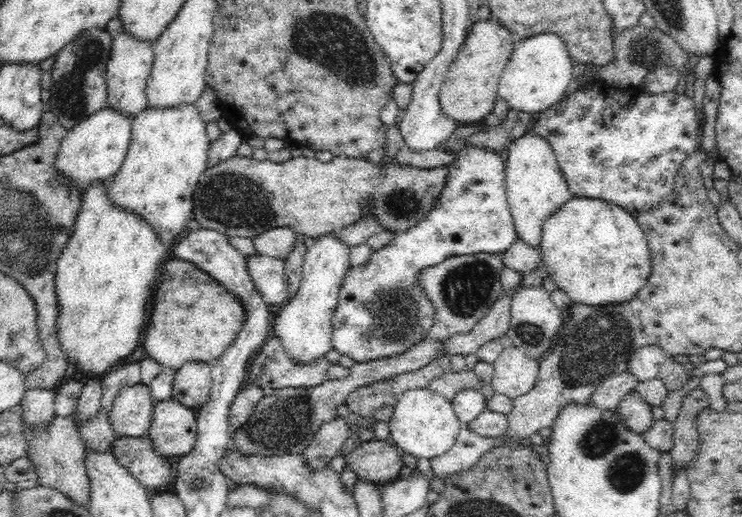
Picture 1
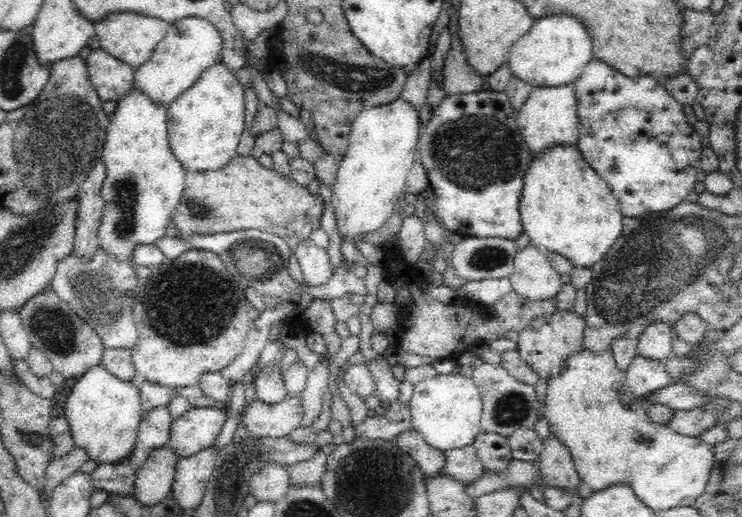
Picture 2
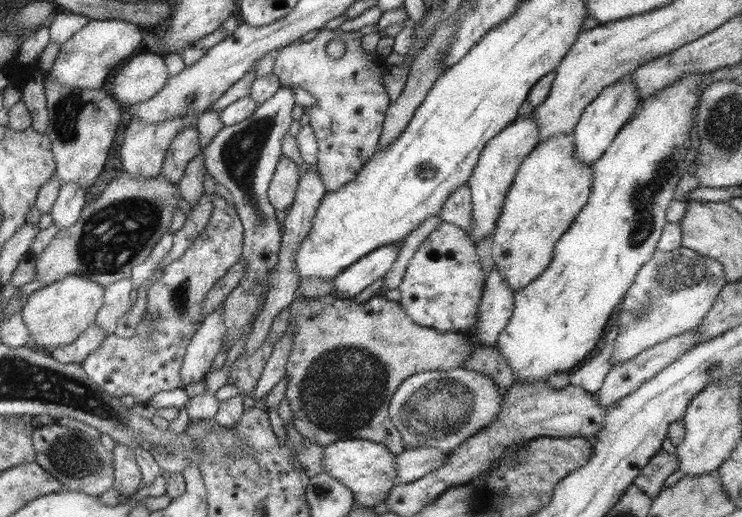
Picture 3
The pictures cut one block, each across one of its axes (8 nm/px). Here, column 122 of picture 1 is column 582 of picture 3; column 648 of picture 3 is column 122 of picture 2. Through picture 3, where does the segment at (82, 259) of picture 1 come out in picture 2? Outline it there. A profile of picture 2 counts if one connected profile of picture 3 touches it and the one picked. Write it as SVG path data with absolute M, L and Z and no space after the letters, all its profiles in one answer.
M132 88L118 100L110 116L103 147L107 176L101 194L106 204L99 228L99 247L113 254L118 260L131 258L136 244L154 244L158 238L162 238L183 196L187 172L170 149L167 106L168 104L152 100L141 90Z

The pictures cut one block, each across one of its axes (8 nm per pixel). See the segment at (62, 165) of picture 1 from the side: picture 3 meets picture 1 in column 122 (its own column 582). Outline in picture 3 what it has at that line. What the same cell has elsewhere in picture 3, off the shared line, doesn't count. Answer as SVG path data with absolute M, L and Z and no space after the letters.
M626 77L606 86L597 93L597 96L585 107L577 124L572 130L573 157L585 166L593 164L597 158L609 147L615 139L617 131L631 118L635 104L639 102L638 88Z

